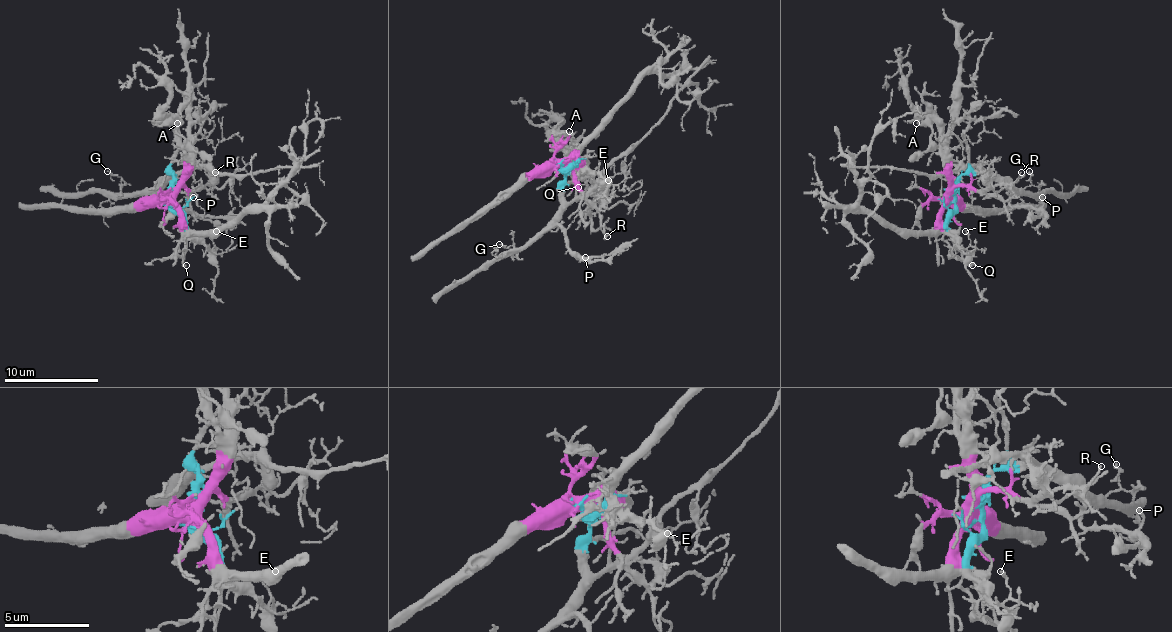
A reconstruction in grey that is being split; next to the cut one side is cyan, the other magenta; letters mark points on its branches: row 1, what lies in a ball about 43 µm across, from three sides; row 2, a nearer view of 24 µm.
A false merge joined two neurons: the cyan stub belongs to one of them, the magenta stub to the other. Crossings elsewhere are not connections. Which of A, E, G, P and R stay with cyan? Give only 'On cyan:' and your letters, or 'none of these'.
On cyan: E, G, P

